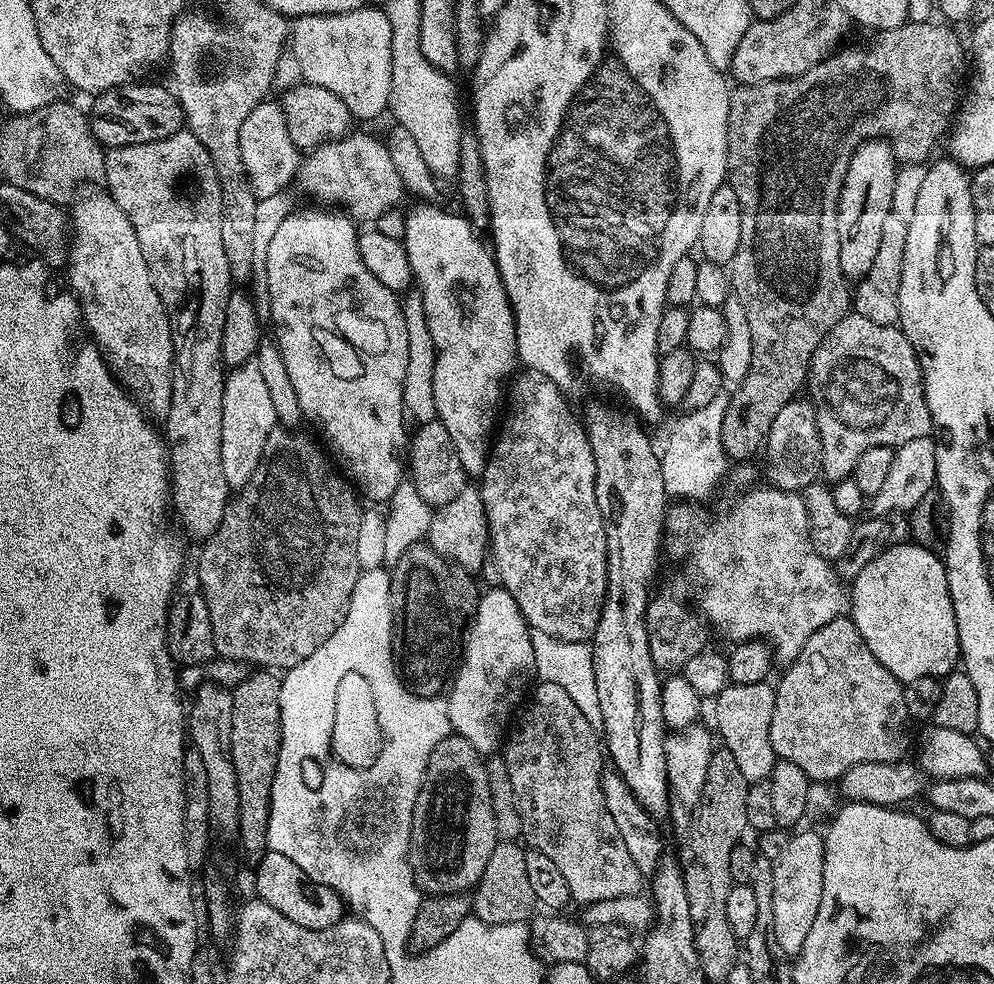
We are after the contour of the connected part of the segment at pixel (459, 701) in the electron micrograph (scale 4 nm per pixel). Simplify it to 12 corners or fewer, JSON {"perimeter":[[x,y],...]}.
{"perimeter":[[503,586],[476,601],[446,696],[481,754],[536,670],[533,629]]}

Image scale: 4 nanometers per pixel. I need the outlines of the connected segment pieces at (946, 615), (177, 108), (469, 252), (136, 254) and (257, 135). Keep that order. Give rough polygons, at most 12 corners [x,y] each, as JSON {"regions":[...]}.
{"regions":[[[905,542],[862,566],[850,619],[901,682],[961,663],[944,562]],[[146,80],[99,93],[89,124],[107,149],[181,131],[181,104]],[[459,211],[406,212],[436,357],[434,416],[479,478],[518,368],[491,247]],[[107,191],[71,208],[67,287],[120,383],[172,408],[172,327]],[[272,98],[246,114],[238,150],[257,200],[293,183],[301,149]]]}

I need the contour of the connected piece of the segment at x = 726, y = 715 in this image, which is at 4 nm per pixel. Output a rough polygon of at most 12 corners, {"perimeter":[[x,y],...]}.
{"perimeter":[[729,682],[714,698],[719,743],[742,778],[767,780],[776,689]]}

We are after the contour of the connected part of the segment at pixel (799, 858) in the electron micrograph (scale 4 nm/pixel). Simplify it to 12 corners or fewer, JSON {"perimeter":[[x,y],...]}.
{"perimeter":[[793,833],[774,862],[774,938],[790,958],[821,905],[824,840]]}

